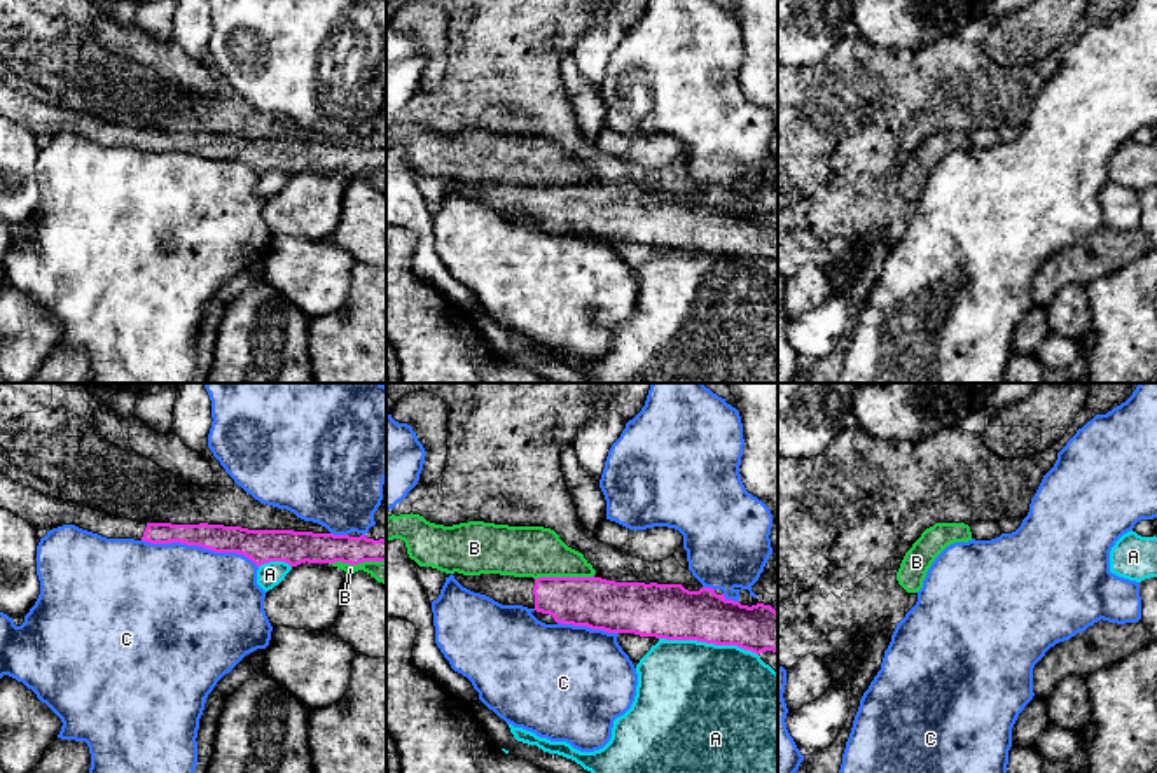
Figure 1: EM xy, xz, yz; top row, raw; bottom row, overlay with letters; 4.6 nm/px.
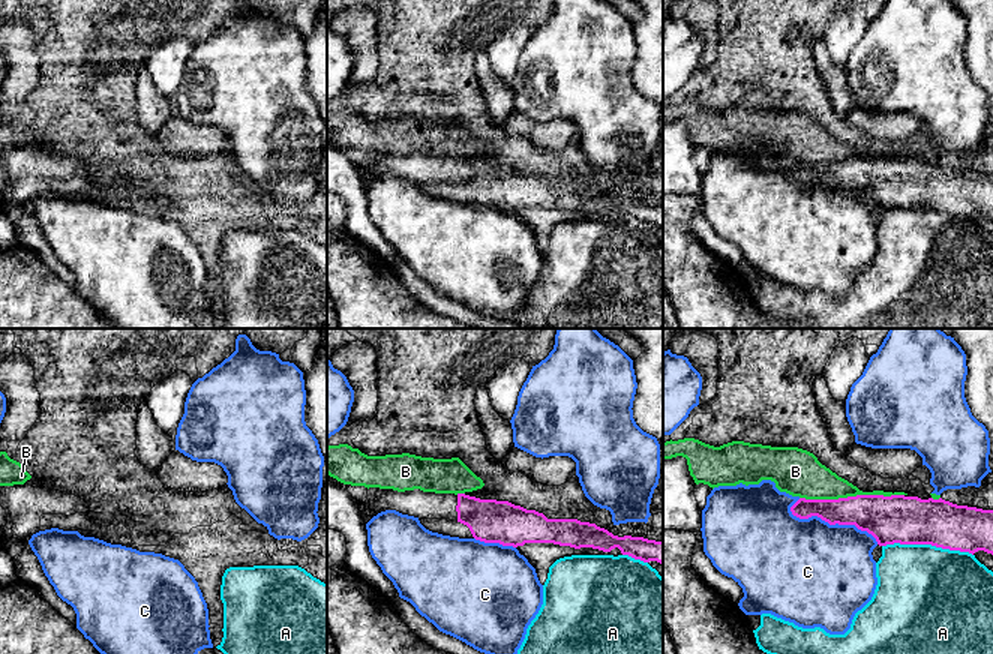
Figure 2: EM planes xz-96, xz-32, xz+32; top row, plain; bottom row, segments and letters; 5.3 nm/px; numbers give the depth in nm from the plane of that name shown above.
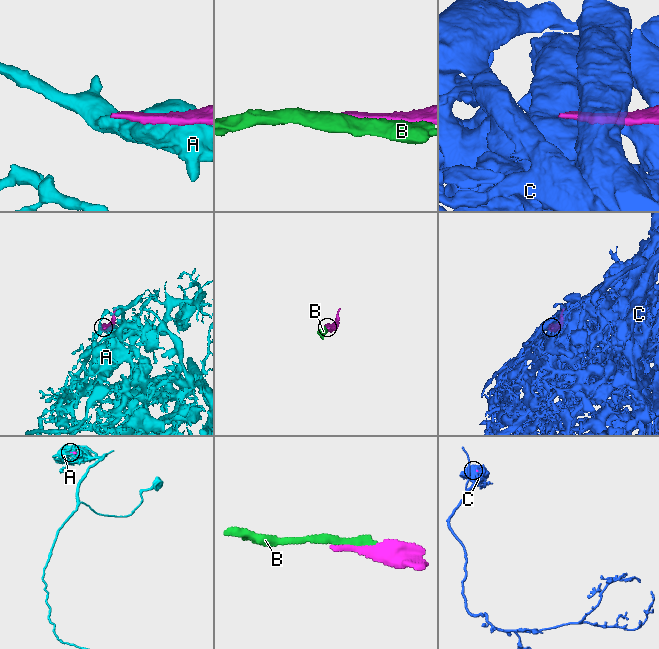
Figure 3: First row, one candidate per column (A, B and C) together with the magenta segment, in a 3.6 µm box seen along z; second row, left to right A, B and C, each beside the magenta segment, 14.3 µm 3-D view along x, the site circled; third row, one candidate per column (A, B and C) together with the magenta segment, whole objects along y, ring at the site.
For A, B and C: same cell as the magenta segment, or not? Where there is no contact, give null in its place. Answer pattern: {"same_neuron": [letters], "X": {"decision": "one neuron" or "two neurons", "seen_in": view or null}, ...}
{"same_neuron": [], "A": {"decision": "two neurons", "seen_in": "xz"}, "B": {"decision": "two neurons", "seen_in": "xz"}, "C": {"decision": "two neurons", "seen_in": "xy"}}

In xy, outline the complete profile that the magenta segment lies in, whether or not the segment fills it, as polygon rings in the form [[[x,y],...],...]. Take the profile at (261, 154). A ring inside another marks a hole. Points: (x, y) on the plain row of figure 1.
[[[0,82],[0,117],[9,119],[37,138],[75,133],[107,147],[135,147],[150,152],[180,150],[215,161],[238,161],[257,175],[269,170],[350,171],[386,170],[386,147],[334,143],[294,138],[248,138],[224,133],[140,131],[89,115],[56,114],[54,105],[26,96]]]

